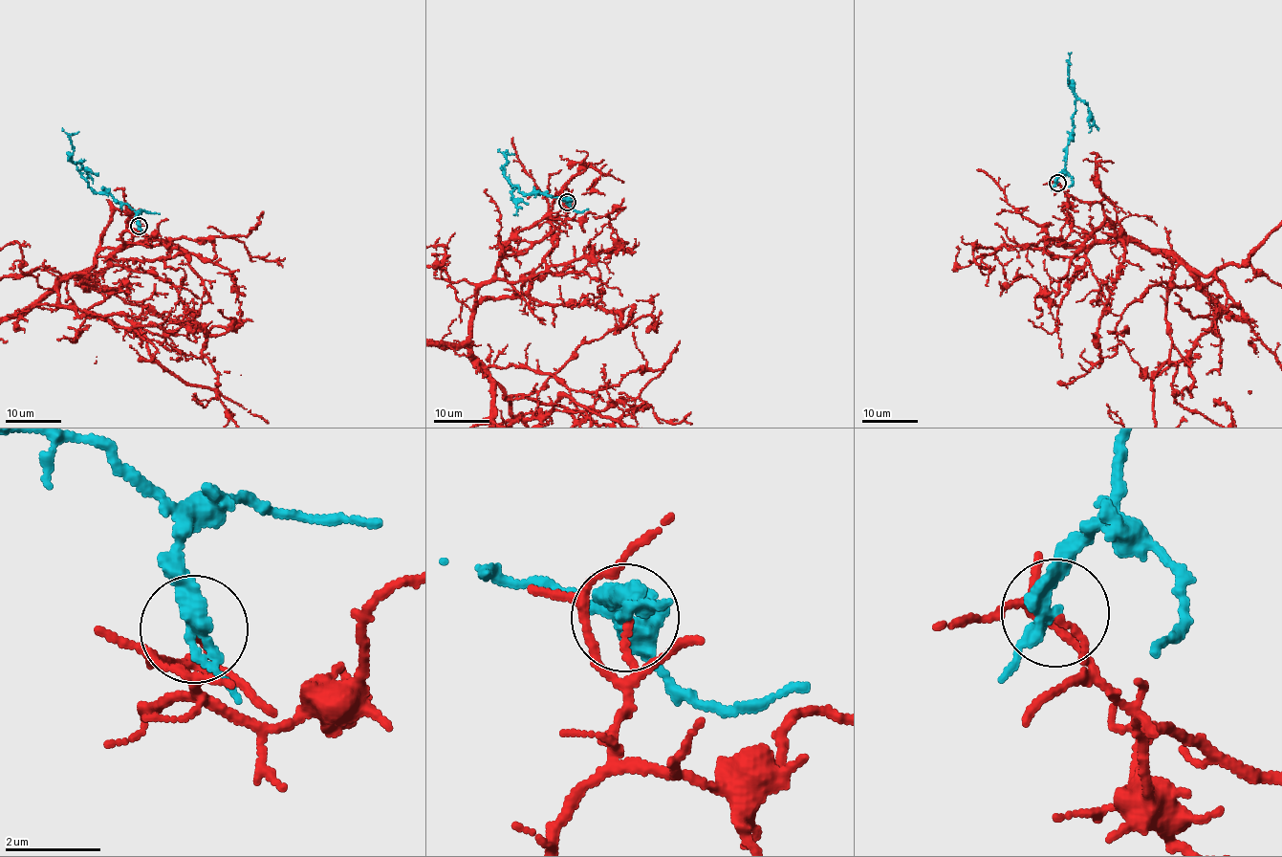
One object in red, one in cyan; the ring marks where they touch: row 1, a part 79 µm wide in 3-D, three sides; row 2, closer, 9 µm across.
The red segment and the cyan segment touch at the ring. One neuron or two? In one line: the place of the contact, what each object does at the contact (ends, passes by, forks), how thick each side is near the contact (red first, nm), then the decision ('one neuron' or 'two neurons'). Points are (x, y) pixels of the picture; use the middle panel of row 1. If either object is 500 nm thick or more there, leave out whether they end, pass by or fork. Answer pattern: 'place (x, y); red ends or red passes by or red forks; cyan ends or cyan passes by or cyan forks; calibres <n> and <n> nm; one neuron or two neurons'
place (567, 202); red ends; cyan passes by; calibres 120 and 280 nm; one neuron

